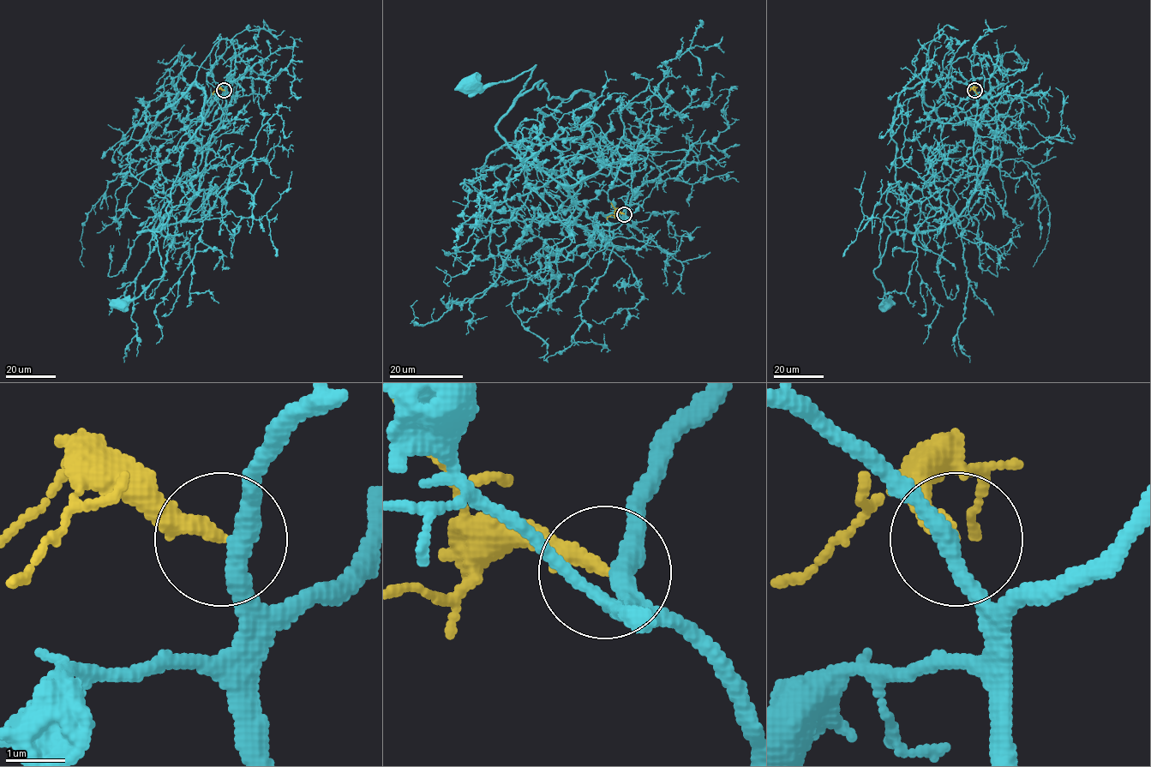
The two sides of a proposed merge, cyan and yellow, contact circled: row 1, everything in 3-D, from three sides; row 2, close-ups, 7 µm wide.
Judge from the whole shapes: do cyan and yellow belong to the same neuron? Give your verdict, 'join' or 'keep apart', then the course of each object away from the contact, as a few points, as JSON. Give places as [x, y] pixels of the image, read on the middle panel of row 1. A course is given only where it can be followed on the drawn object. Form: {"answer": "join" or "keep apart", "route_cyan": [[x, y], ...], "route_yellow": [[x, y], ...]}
{"answer": "join", "route_cyan": [[625, 214], [589, 218], [560, 182], [519, 157], [496, 129], [536, 65], [514, 78], [472, 89], [468, 84]], "route_yellow": [[624, 214], [617, 212], [606, 219]]}

